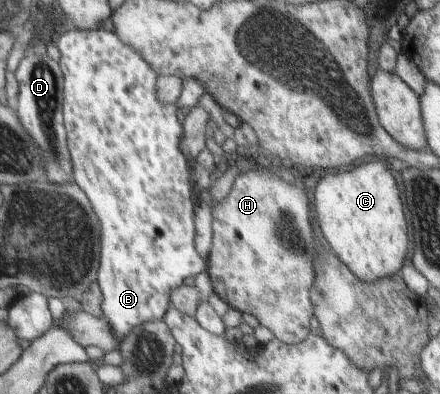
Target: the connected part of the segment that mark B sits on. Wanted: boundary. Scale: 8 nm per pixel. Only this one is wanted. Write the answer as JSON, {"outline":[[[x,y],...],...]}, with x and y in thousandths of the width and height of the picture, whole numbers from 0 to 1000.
{"outline":[[[157,76],[155,81],[143,81],[125,86],[125,104],[120,109],[127,114],[134,135],[139,135],[139,150],[134,150],[134,170],[141,180],[141,299],[143,317],[150,332],[150,360],[152,360],[152,383],[159,398],[159,421],[164,424],[164,439],[170,454],[177,477],[189,485],[198,497],[202,515],[207,518],[209,533],[218,541],[223,558],[227,561],[227,635],[225,635],[225,678],[220,685],[220,713],[218,723],[227,734],[232,749],[232,766],[227,774],[232,799],[230,805],[245,820],[252,850],[266,865],[266,881],[270,868],[277,868],[307,830],[316,830],[323,820],[366,812],[373,805],[373,797],[382,789],[382,777],[386,774],[386,739],[395,728],[402,728],[407,721],[416,718],[420,703],[441,701],[450,693],[466,690],[466,673],[461,673],[461,657],[452,652],[448,637],[443,637],[443,581],[439,581],[439,520],[448,510],[450,500],[439,495],[439,480],[434,480],[434,464],[430,464],[430,424],[425,424],[425,398],[416,398],[416,350],[411,348],[411,312],[402,307],[405,292],[398,292],[398,272],[393,264],[370,264],[364,256],[361,236],[355,231],[355,201],[359,188],[345,178],[345,170],[339,170],[336,157],[318,142],[316,132],[302,129],[291,114],[275,109],[275,102],[255,81],[236,76]]]}

